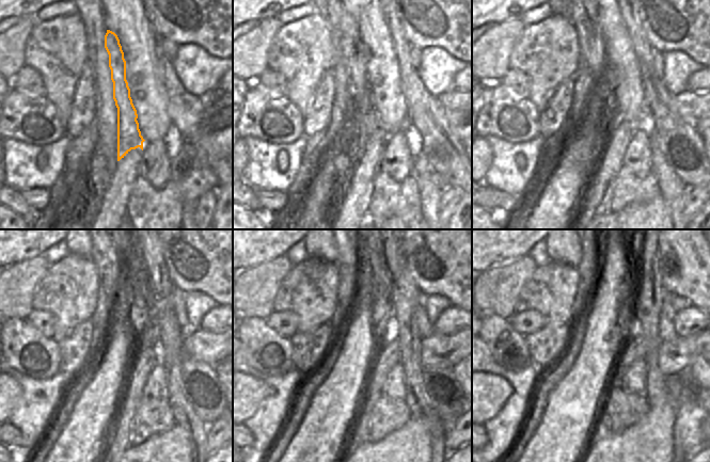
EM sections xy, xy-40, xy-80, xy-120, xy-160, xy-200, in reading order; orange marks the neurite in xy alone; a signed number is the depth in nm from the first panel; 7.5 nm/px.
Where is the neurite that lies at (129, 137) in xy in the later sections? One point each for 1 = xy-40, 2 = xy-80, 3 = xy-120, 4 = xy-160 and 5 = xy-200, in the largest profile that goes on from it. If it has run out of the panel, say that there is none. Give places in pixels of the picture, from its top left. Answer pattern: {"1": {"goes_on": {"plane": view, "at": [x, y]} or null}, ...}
{"1": {"goes_on": {"plane": "xy-40", "at": [351, 46]}}, "2": {"goes_on": {"plane": "xy-80", "at": [583, 15]}}, "3": {"goes_on": {"plane": "xy-120", "at": [112, 288]}}, "4": {"goes_on": {"plane": "xy-160", "at": [348, 263]}}, "5": {"goes_on": {"plane": "xy-200", "at": [587, 269]}}}

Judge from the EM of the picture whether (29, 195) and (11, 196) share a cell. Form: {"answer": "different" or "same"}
{"answer": "different"}

